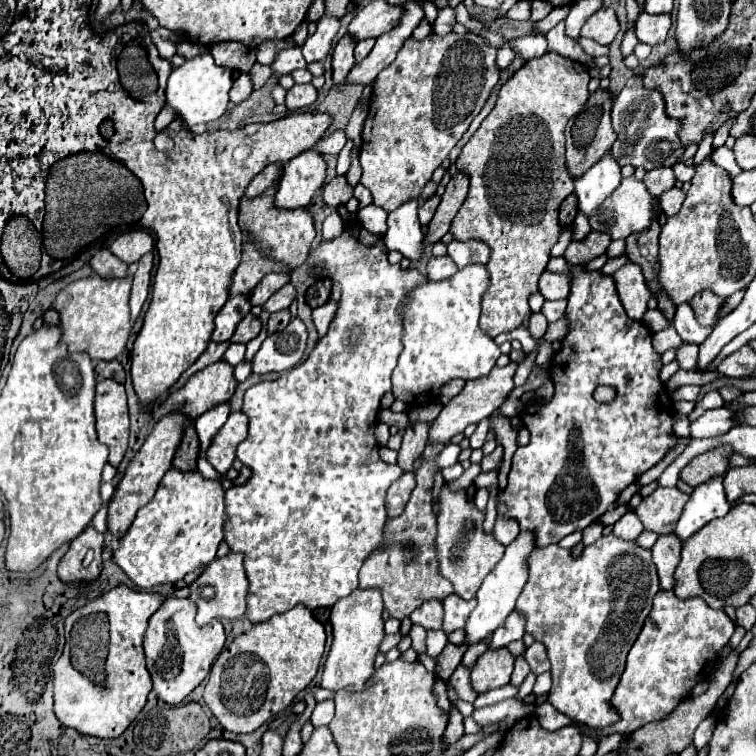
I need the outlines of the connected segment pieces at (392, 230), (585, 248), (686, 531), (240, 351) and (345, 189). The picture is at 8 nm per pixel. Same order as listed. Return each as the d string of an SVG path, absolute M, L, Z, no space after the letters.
M409 200L401 208L389 214L389 230L383 236L387 250L401 252L413 264L419 262L425 254L423 250L423 232L417 218L417 202Z
M589 232L585 240L571 242L569 248L563 252L563 258L567 260L567 264L573 264L573 266L587 264L589 260L605 254L609 242L611 242L609 234L605 234L605 232Z
M713 478L701 486L697 486L685 504L685 510L677 522L675 534L681 542L691 538L699 528L709 524L715 518L721 518L729 512L731 504L725 498L723 492L723 478Z
M229 344L229 348L223 354L223 360L231 366L237 366L245 356L245 344Z
M337 176L333 178L325 190L323 190L323 200L327 206L337 208L341 204L347 204L347 200L353 196L353 188L349 186L349 182L345 180L345 176Z

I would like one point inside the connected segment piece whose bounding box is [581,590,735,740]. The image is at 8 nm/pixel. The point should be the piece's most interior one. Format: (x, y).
(681, 639)

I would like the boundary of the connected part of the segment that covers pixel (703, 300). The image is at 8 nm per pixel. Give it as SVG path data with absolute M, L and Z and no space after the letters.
M705 290L705 292L699 292L697 296L693 296L689 300L689 306L693 308L695 318L699 320L699 324L703 324L703 326L715 326L719 308L723 306L723 298L719 298L713 292Z

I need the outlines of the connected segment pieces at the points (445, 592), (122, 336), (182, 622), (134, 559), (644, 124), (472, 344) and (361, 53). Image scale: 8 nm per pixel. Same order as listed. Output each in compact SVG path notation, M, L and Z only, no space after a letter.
M427 444L421 458L423 464L415 470L415 488L411 492L411 498L407 502L407 508L401 516L387 520L385 524L385 540L389 542L387 550L373 552L361 572L359 572L359 588L379 588L383 604L391 618L403 620L413 610L417 610L427 600L445 600L453 594L453 584L439 574L439 560L435 552L435 532L437 522L431 508L431 488L433 488L433 476L439 470L437 464L431 460L435 458L445 444Z
M97 274L89 278L81 278L71 282L63 288L55 302L51 304L53 310L59 312L61 320L61 342L67 344L69 352L85 352L91 360L115 360L123 350L131 334L131 320L129 320L129 290L131 278L121 280L105 280Z
M167 598L161 608L151 616L149 628L143 640L147 670L153 680L155 694L169 704L185 700L209 674L213 660L219 656L225 644L225 630L219 620L211 620L205 626L195 622L197 606L189 598Z
M171 468L159 482L155 498L137 512L113 560L143 590L167 582L175 584L215 558L225 522L225 490L221 482L203 478L197 470L181 472Z
M633 76L613 100L611 124L617 132L611 154L619 166L631 164L635 168L643 166L645 170L653 170L655 166L673 166L685 150L677 136L681 122L665 114L665 102L661 98L661 92L647 90L641 82L641 76Z
M473 264L449 280L443 282L426 282L411 290L408 294L410 301L401 306L403 315L403 352L399 356L397 366L393 370L393 394L409 406L417 406L423 402L439 400L439 390L453 378L473 380L485 376L497 362L501 350L491 336L487 336L479 328L479 312L481 312L481 296L489 286L489 272L483 264Z
M371 38L357 42L357 46L355 46L355 60L357 60L357 62L361 62L361 60L371 52L373 44L375 44L375 40L371 40Z

